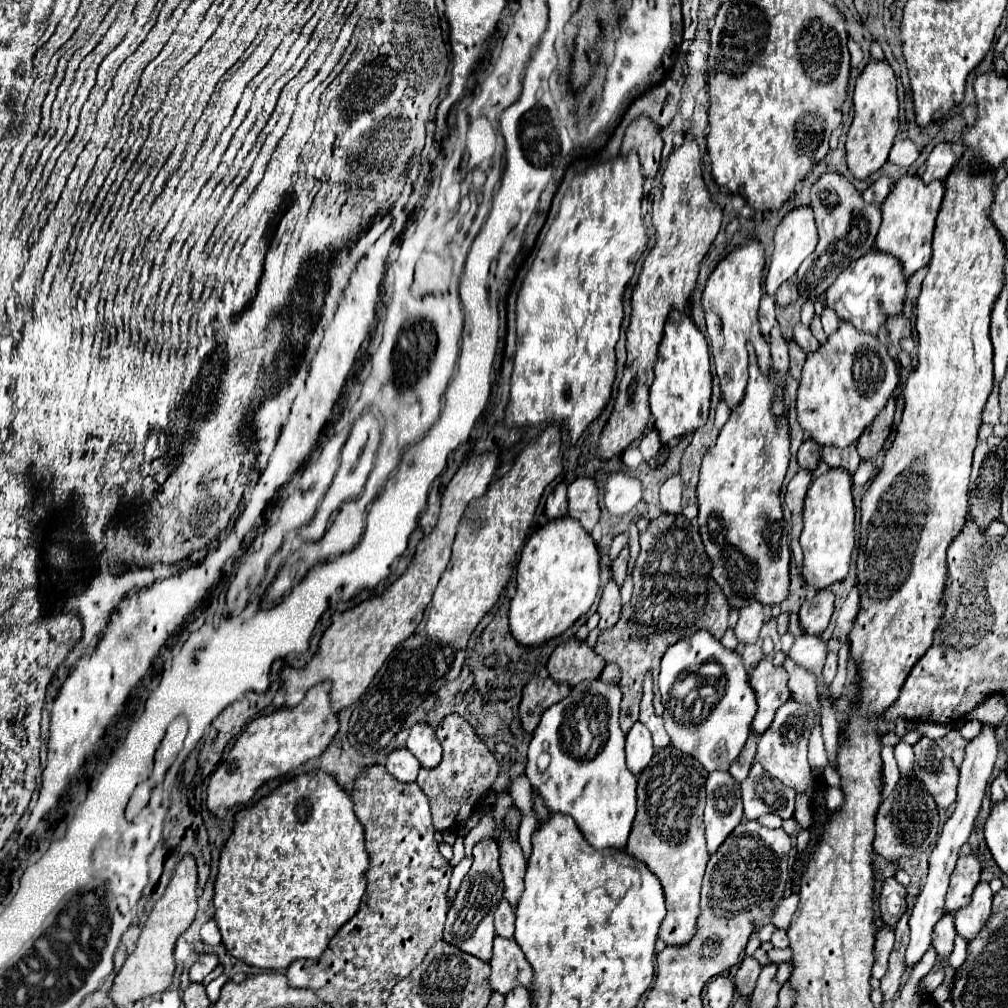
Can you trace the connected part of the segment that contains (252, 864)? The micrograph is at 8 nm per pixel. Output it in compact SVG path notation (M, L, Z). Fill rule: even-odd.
M312 770L306 774L294 776L290 780L284 780L268 796L264 796L258 804L254 804L252 808L244 808L234 816L234 830L220 854L218 878L216 878L216 888L214 888L214 906L216 906L214 920L222 932L222 944L238 960L242 960L250 966L256 966L256 968L264 968L264 970L286 970L298 958L320 958L322 952L326 950L330 938L338 932L338 928L344 922L348 922L354 916L354 912L358 912L358 906L366 892L368 862L370 862L370 856L366 854L366 834L362 830L362 824L356 820L354 802L350 798L350 794L336 782L334 776L330 776L324 770Z

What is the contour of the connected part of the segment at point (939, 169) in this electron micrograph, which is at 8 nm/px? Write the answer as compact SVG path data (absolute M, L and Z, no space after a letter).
M940 142L934 146L926 160L926 170L922 172L922 180L928 184L932 180L946 180L952 166L956 164L956 154L952 152L950 142Z

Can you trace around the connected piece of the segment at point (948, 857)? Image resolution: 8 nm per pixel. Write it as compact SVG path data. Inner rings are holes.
M982 726L982 732L974 740L970 740L970 744L966 746L966 758L964 758L964 762L960 766L960 784L958 784L956 810L948 818L940 838L932 846L932 852L930 852L930 858L928 858L928 880L926 880L918 900L916 900L916 906L914 906L912 914L910 914L910 922L908 922L908 926L910 926L910 944L908 944L908 950L906 950L906 964L908 966L916 964L924 956L924 952L928 950L928 946L932 942L932 928L944 914L944 898L946 898L946 890L948 890L948 880L950 880L950 874L952 874L952 870L956 866L960 848L968 842L968 838L972 834L974 820L978 816L988 778L990 778L992 768L994 768L996 752L998 752L998 744L996 744L996 734L994 734L992 726Z

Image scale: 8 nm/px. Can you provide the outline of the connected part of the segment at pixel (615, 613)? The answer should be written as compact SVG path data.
M610 580L602 592L600 604L598 604L598 614L600 614L600 624L598 628L610 628L620 620L622 614L622 602L620 602L620 586Z

